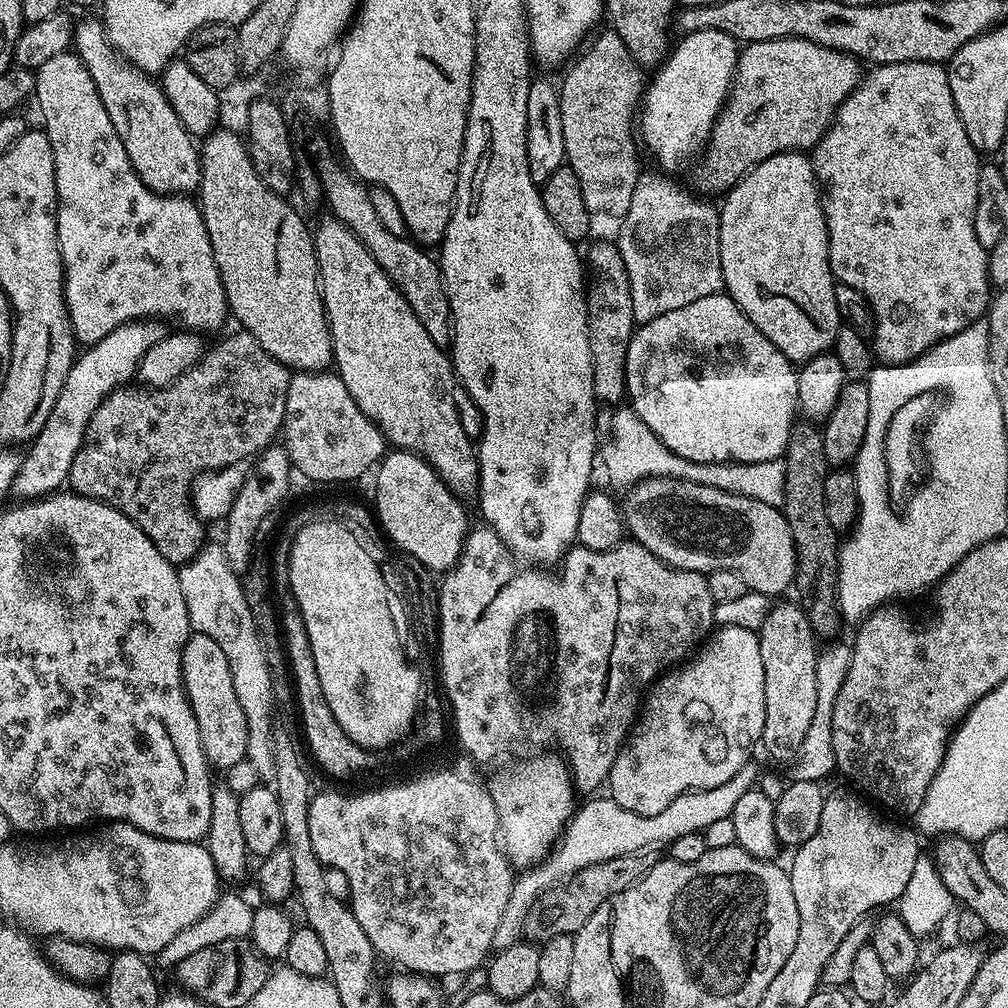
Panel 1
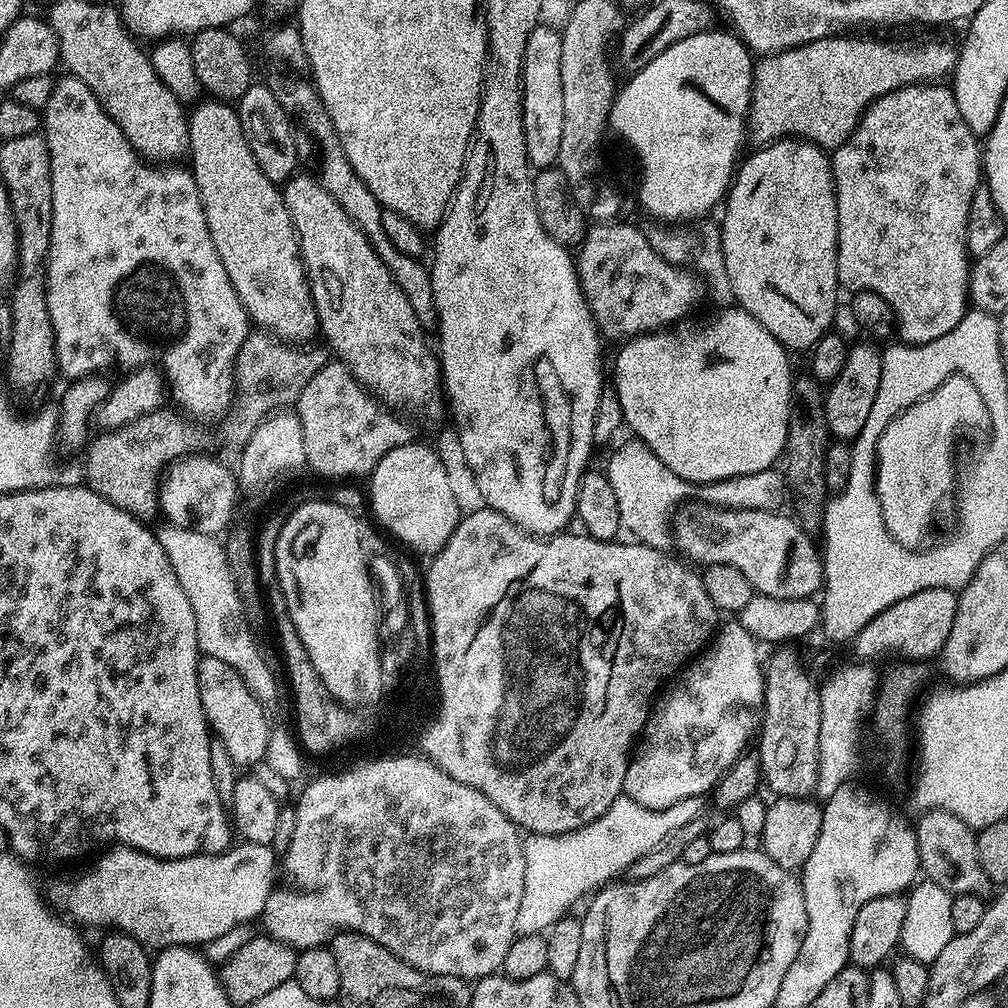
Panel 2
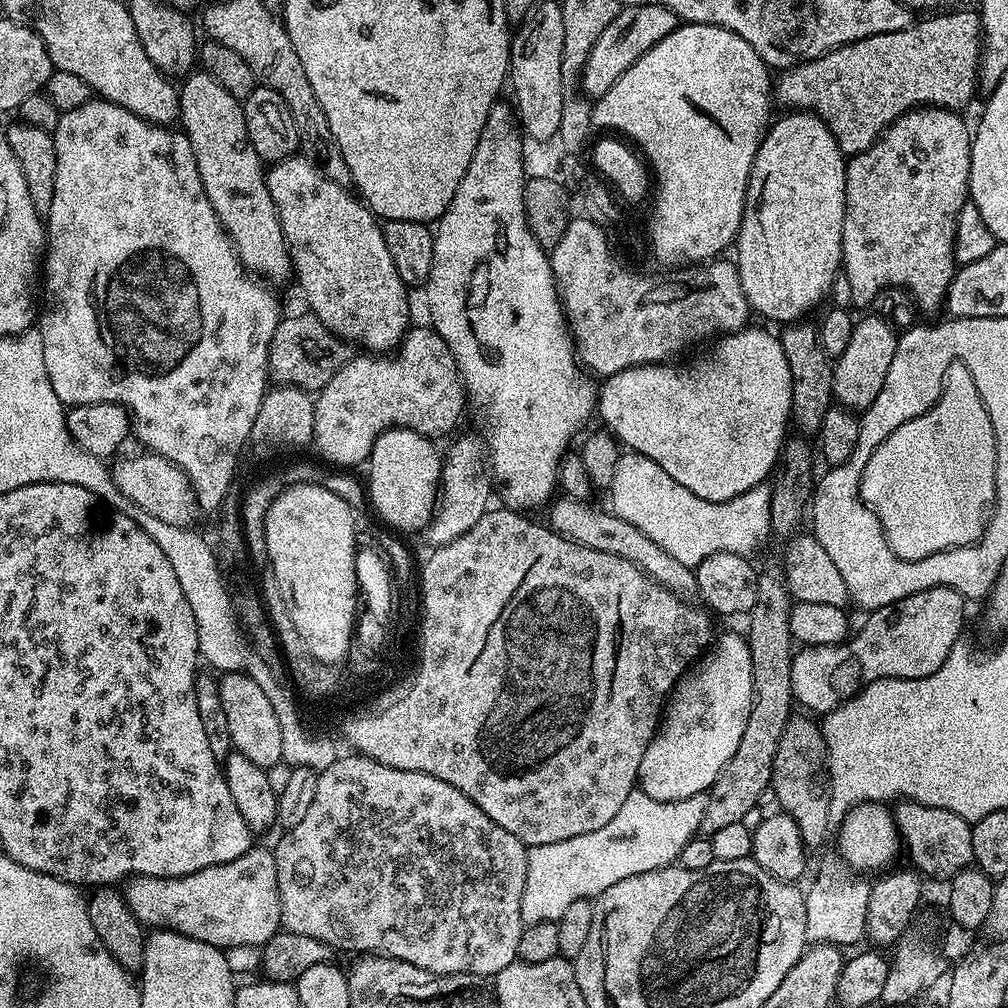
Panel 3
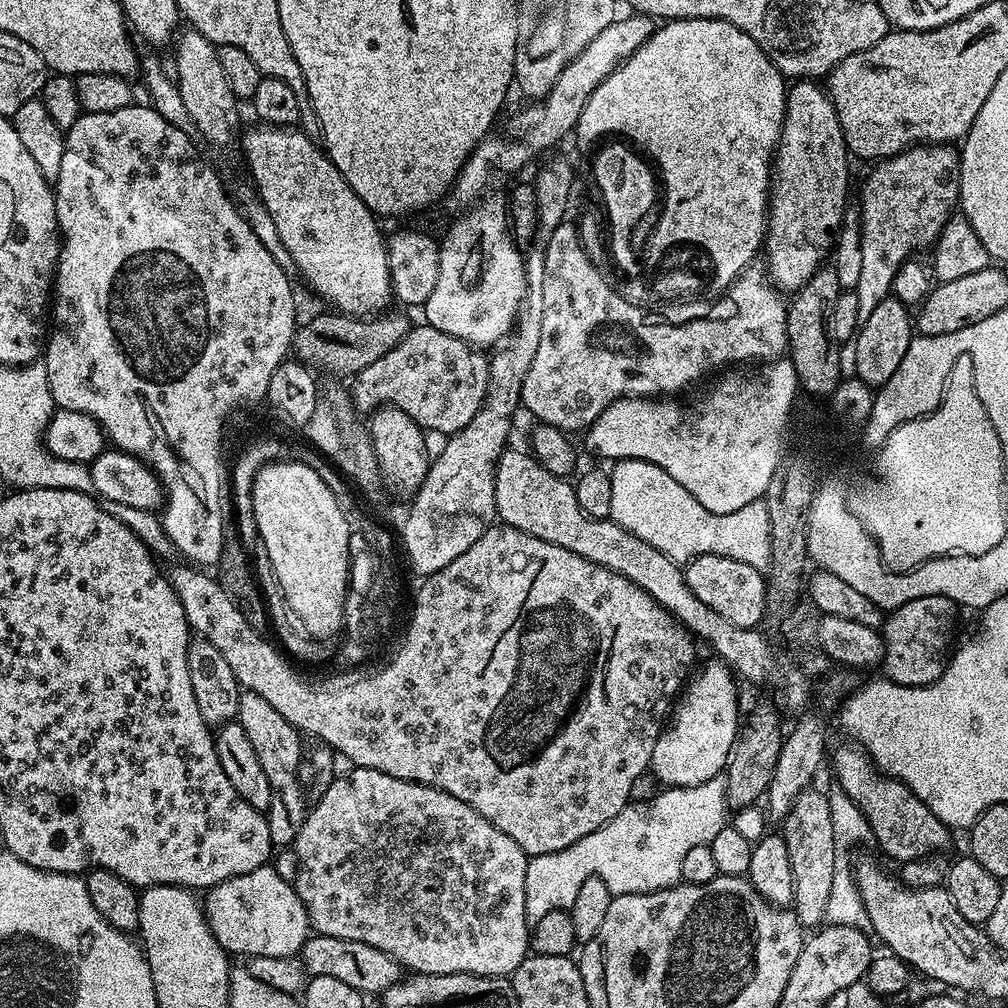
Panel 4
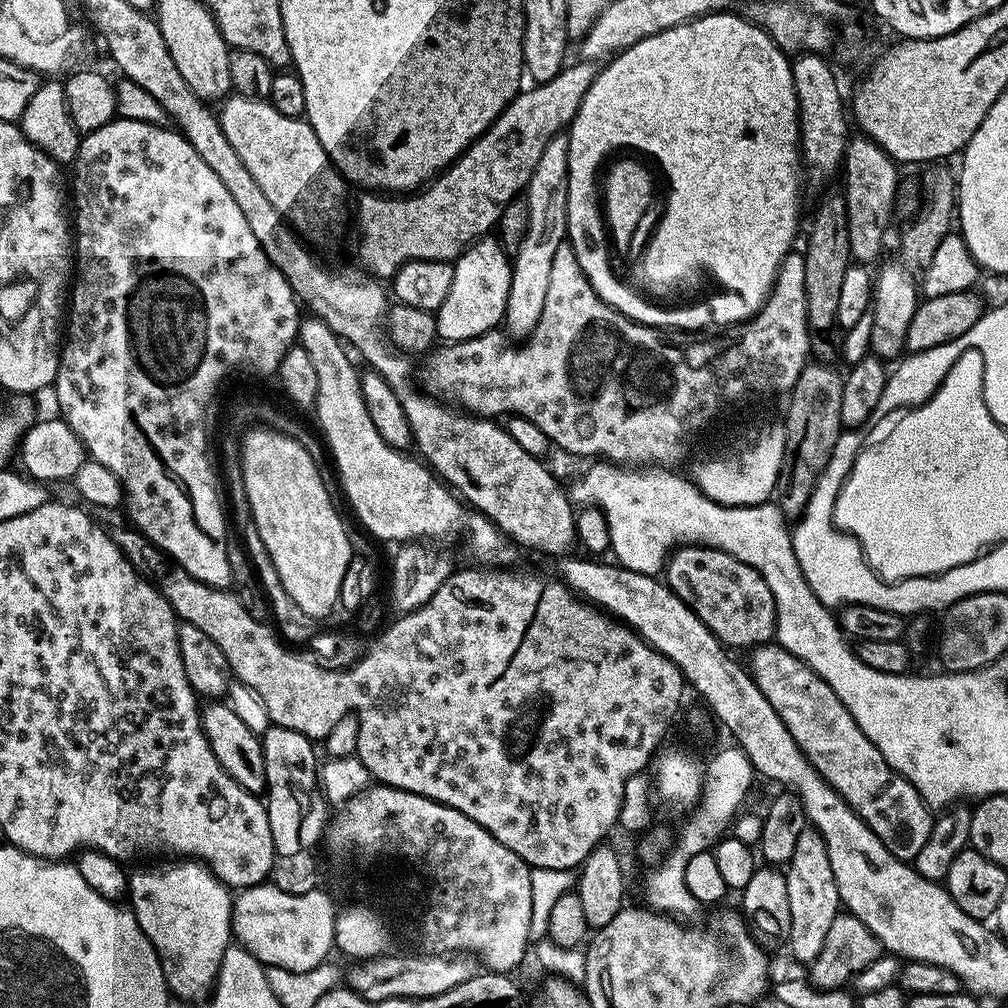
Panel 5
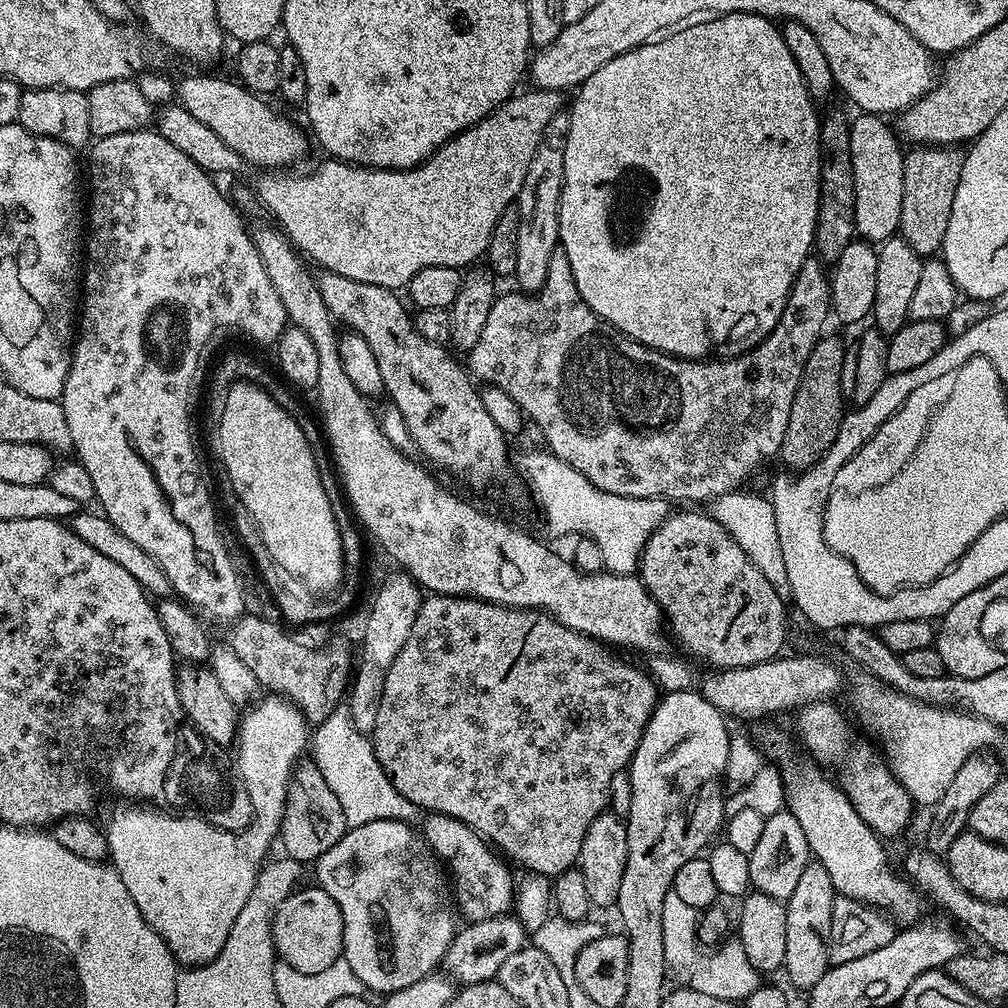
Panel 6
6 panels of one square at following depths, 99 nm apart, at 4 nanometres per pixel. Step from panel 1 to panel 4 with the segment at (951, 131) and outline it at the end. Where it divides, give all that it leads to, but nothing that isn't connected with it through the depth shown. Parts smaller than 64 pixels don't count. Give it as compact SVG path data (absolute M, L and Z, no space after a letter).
M951 143L918 144L907 148L905 152L899 152L897 156L889 156L887 160L879 161L873 168L876 169L864 180L864 193L860 196L860 216L858 215L860 241L862 242L862 270L858 273L858 282L856 283L854 291L858 294L858 314L862 318L871 314L874 310L874 306L878 306L878 302L885 299L885 297L891 293L892 279L898 270L898 266L904 263L905 260L920 254L923 248L928 250L935 245L936 240L940 237L942 226L946 226L946 222L954 215L954 209L957 207L960 199L960 153Z

